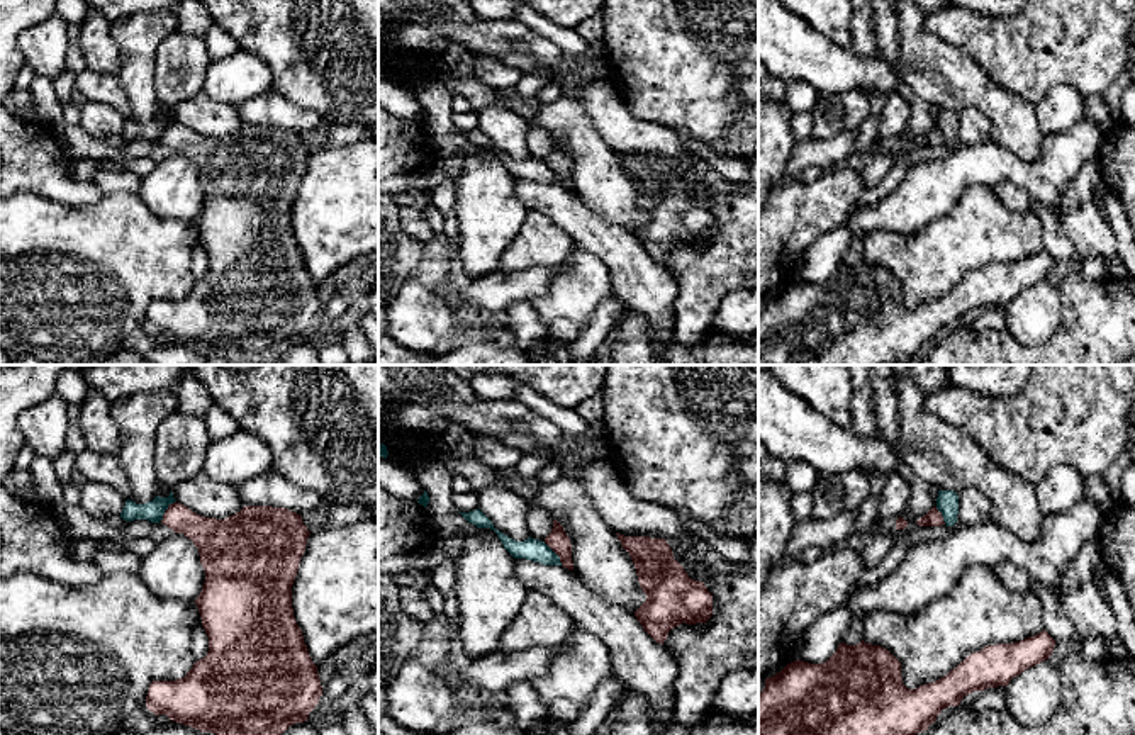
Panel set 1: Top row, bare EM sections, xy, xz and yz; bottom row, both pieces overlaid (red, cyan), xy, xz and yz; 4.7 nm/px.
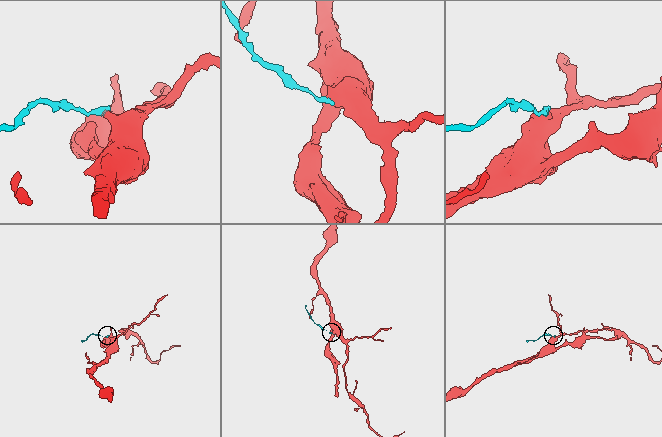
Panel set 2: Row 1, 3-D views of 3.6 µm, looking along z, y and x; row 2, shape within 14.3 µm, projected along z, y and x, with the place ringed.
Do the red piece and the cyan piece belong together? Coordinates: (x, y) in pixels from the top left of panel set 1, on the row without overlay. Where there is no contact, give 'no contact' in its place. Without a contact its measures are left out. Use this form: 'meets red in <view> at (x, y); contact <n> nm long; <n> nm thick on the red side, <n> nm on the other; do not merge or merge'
meets red in xz at (555, 172); contact 140 nm long; 100 nm thick on the red side, 100 nm on the other; do not merge

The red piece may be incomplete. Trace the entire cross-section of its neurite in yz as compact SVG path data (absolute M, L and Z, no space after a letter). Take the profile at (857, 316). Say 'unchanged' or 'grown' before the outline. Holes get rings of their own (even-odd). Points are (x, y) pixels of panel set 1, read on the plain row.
unchanged | M1043 250L1015 263L987 265L942 299L908 309L901 282L884 267L840 263L823 283L794 280L765 299L758 314L758 365L897 365L928 350L948 326L987 307L1008 306L1023 290L1047 280L1055 260Z

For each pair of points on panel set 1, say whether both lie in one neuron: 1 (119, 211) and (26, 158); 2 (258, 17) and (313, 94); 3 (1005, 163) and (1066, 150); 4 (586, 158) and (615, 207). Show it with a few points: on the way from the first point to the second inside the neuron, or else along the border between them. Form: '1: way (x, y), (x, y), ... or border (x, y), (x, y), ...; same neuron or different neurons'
1: border (102, 196), (80, 206), (58, 204); different neurons
2: way (277, 36), (313, 75); same neuron
3: way (1020, 170), (1045, 170), (1051, 165); same neuron
4: way (596, 170), (599, 180), (613, 196); same neuron

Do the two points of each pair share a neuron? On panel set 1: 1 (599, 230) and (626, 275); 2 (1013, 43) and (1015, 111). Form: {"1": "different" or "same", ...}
{"1": "same", "2": "different"}

